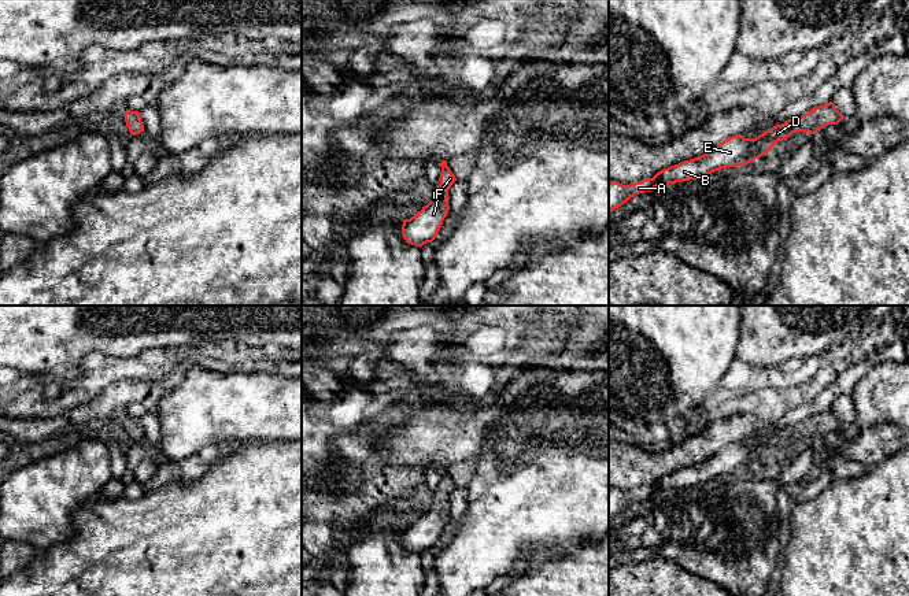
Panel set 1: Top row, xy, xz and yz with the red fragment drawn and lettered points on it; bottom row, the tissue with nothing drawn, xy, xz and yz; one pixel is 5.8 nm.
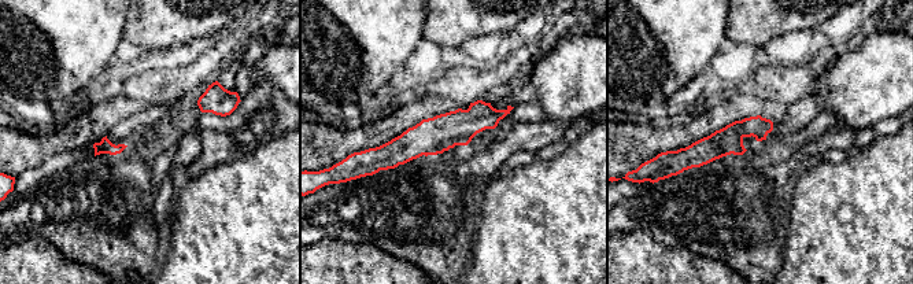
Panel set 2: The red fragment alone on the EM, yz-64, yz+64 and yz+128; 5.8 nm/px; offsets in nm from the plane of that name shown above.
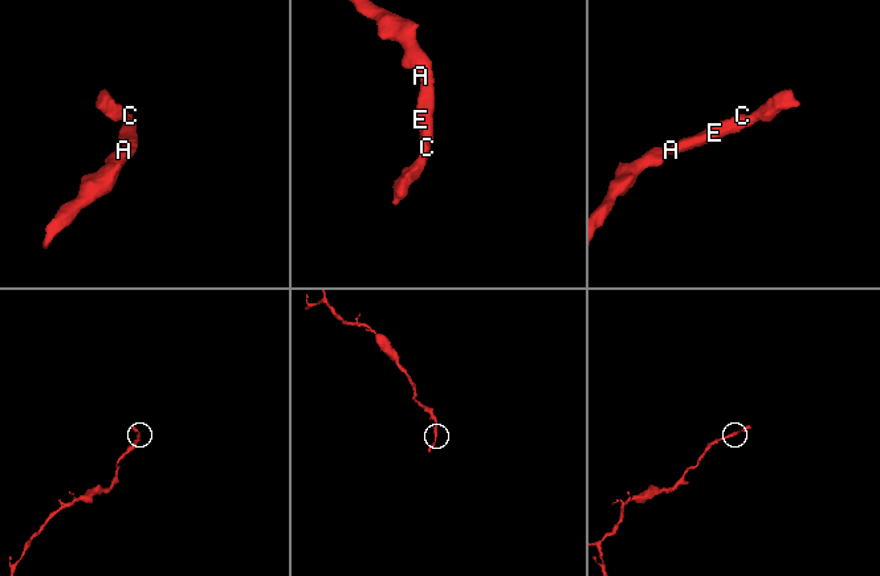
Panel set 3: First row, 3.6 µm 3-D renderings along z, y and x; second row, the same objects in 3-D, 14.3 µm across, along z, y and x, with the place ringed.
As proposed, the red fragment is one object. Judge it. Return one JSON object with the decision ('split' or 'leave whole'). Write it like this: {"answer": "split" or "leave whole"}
{"answer": "leave whole"}

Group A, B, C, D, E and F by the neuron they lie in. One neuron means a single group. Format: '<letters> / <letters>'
A B C D E F

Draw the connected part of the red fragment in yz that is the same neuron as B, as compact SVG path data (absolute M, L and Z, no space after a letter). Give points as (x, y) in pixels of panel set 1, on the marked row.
M829 101L812 108L797 119L776 125L755 138L744 138L742 134L732 136L707 153L664 169L653 178L629 185L609 181L609 212L625 204L635 195L651 192L657 186L696 179L720 169L749 164L768 153L777 141L786 140L792 133L814 134L828 125L838 125L843 118L845 115Z

